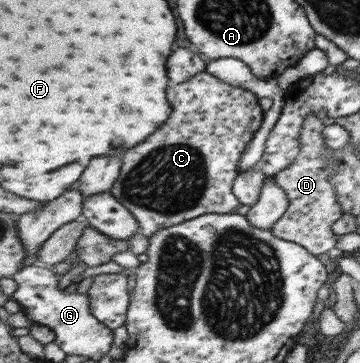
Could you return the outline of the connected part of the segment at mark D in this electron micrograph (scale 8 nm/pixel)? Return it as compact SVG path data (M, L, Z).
M315 113L306 114L298 130L299 152L283 170L273 176L274 181L287 196L287 209L271 226L271 234L275 238L299 244L307 253L315 257L327 253L334 247L336 242L331 232L331 225L337 222L343 213L341 207L337 205L337 194L333 191L328 178L335 169L344 167L344 163L339 160L330 160L330 162L324 160L330 149L325 146L321 134L323 127Z

